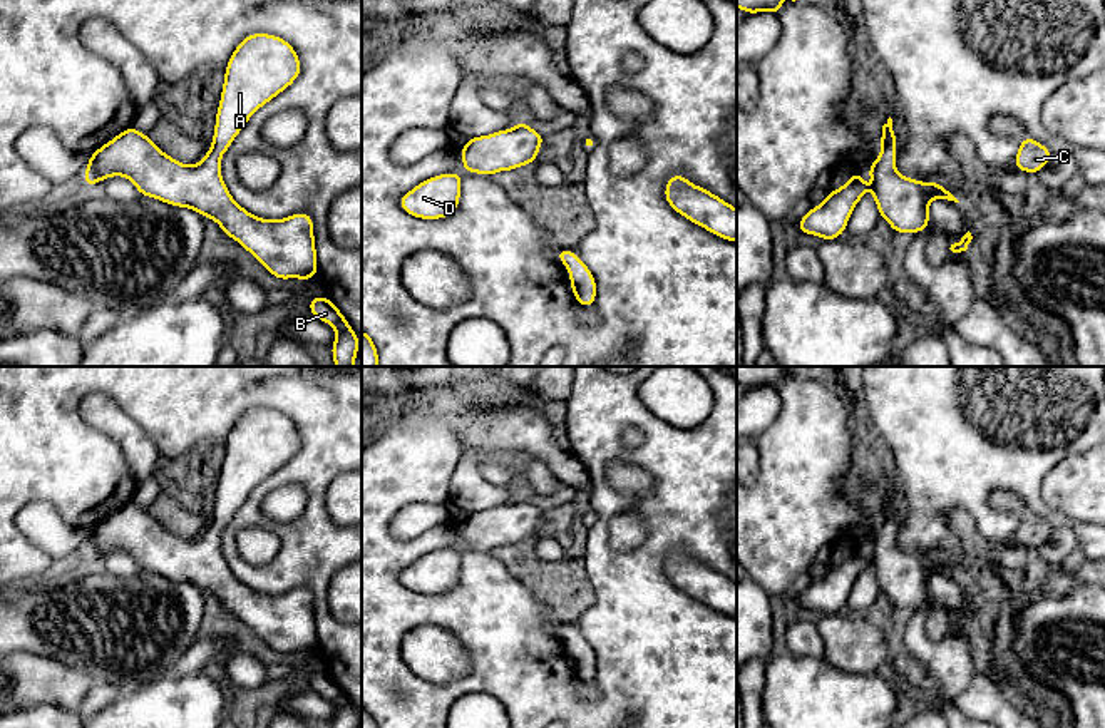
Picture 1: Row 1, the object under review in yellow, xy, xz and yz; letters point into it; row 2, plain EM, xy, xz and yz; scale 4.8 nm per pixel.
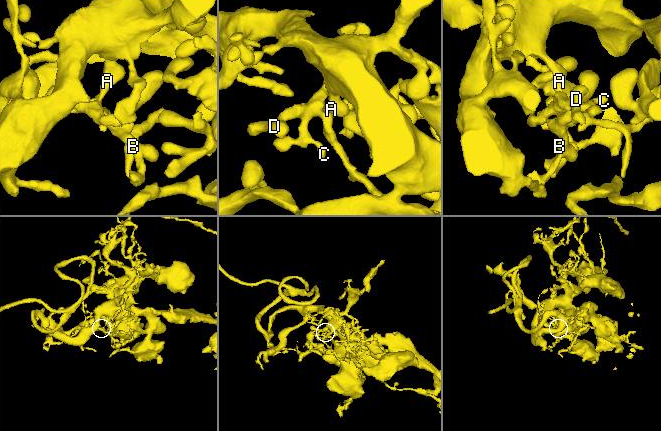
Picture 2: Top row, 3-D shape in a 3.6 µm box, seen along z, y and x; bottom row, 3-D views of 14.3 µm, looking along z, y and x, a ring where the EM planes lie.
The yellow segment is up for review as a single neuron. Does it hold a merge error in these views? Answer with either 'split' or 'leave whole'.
leave whole

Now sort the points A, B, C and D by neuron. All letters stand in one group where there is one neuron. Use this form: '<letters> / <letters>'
A B C D

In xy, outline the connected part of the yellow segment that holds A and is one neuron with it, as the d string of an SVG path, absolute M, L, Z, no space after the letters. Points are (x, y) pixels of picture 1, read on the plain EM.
M271 408L248 410L226 440L214 512L198 539L181 539L131 500L89 532L84 559L92 562L107 552L124 551L141 571L189 582L216 596L278 654L311 654L318 649L311 591L253 591L229 569L219 534L249 492L288 464L300 447L296 425L285 413Z

